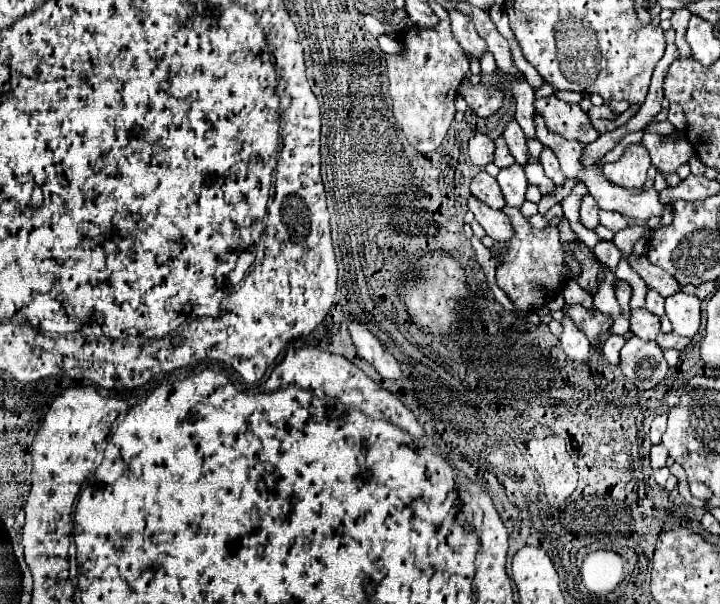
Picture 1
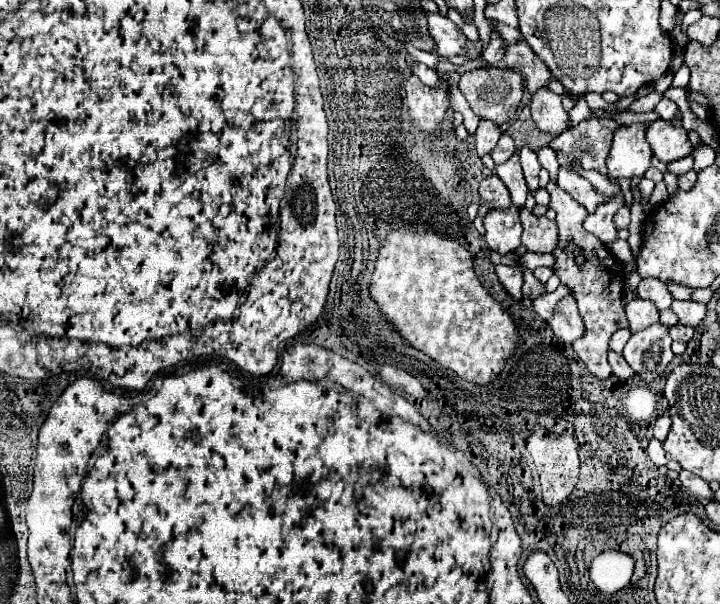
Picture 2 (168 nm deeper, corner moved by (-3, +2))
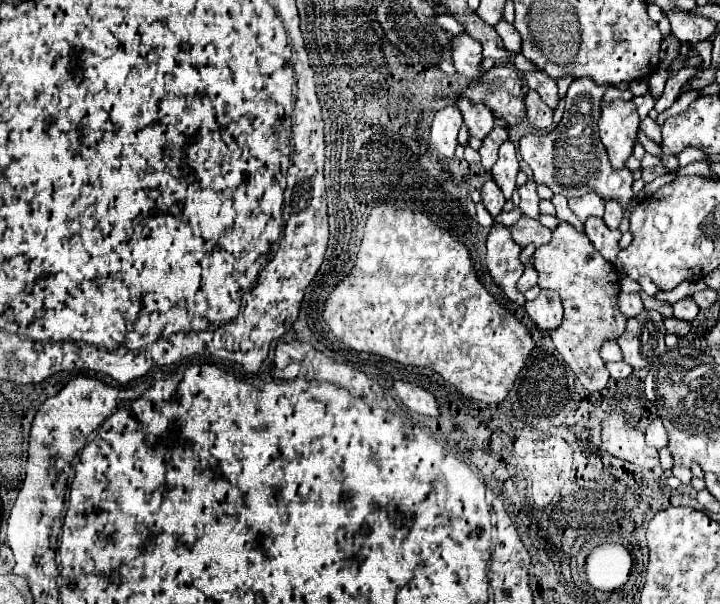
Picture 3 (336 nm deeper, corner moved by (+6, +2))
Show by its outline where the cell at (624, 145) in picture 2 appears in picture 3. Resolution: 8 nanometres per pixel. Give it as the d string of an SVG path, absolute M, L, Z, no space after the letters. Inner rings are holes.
M633 101L601 103L599 137L607 149L613 169L625 167L627 159L633 155L639 131L639 115Z

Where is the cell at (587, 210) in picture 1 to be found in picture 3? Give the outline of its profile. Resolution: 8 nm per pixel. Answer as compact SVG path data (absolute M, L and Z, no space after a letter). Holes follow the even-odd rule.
M589 217L585 221L585 233L587 237L591 239L591 243L595 245L595 249L609 261L609 263L615 263L617 259L617 253L619 253L619 247L617 247L617 241L621 237L619 231L611 231L601 217Z

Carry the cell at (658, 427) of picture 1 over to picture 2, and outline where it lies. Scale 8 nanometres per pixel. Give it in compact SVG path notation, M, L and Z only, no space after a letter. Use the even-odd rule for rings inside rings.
M668 415L658 417L656 423L654 423L654 437L656 437L658 441L664 441L666 435L668 435L668 431L670 431L670 417L668 417Z

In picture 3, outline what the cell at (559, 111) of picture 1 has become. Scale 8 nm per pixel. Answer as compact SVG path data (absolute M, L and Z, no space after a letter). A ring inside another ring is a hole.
M529 91L525 95L525 109L527 109L527 121L535 129L547 129L553 123L553 109L543 103L539 93Z

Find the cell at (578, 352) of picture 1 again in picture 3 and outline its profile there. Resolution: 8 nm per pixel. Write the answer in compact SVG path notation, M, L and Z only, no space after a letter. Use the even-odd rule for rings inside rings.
M541 289L541 295L535 301L527 301L525 311L543 331L553 331L563 321L563 305L557 293L551 289Z

